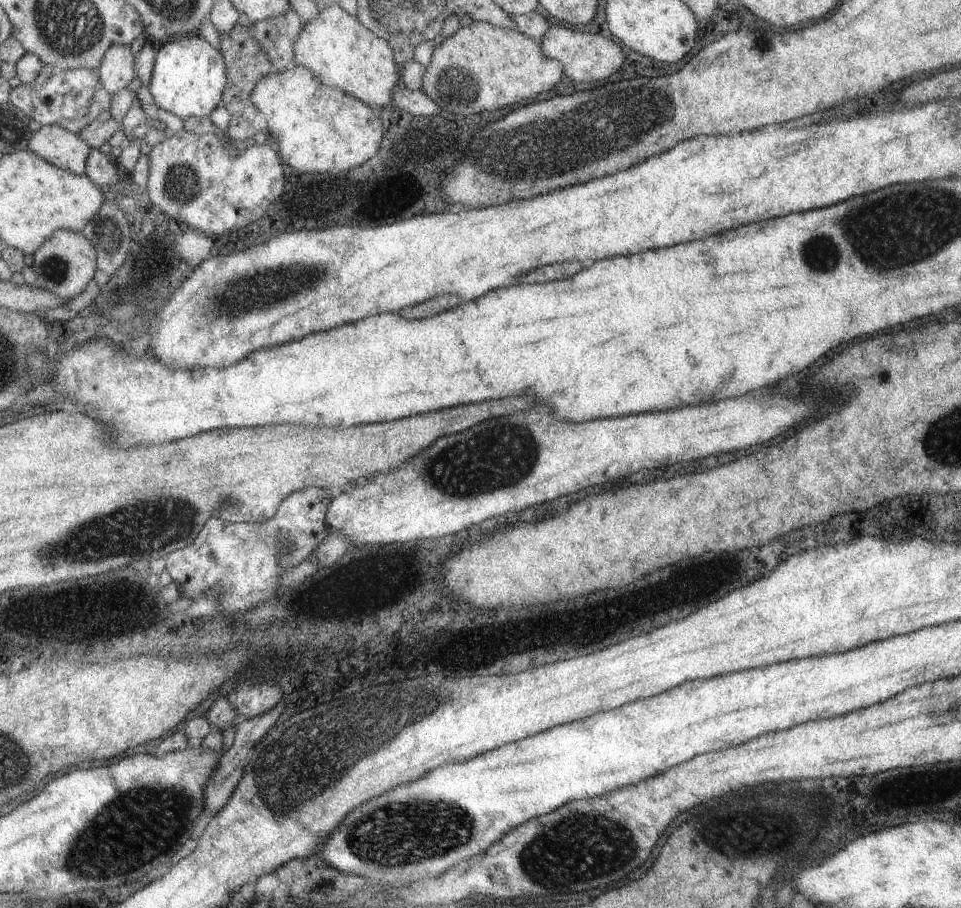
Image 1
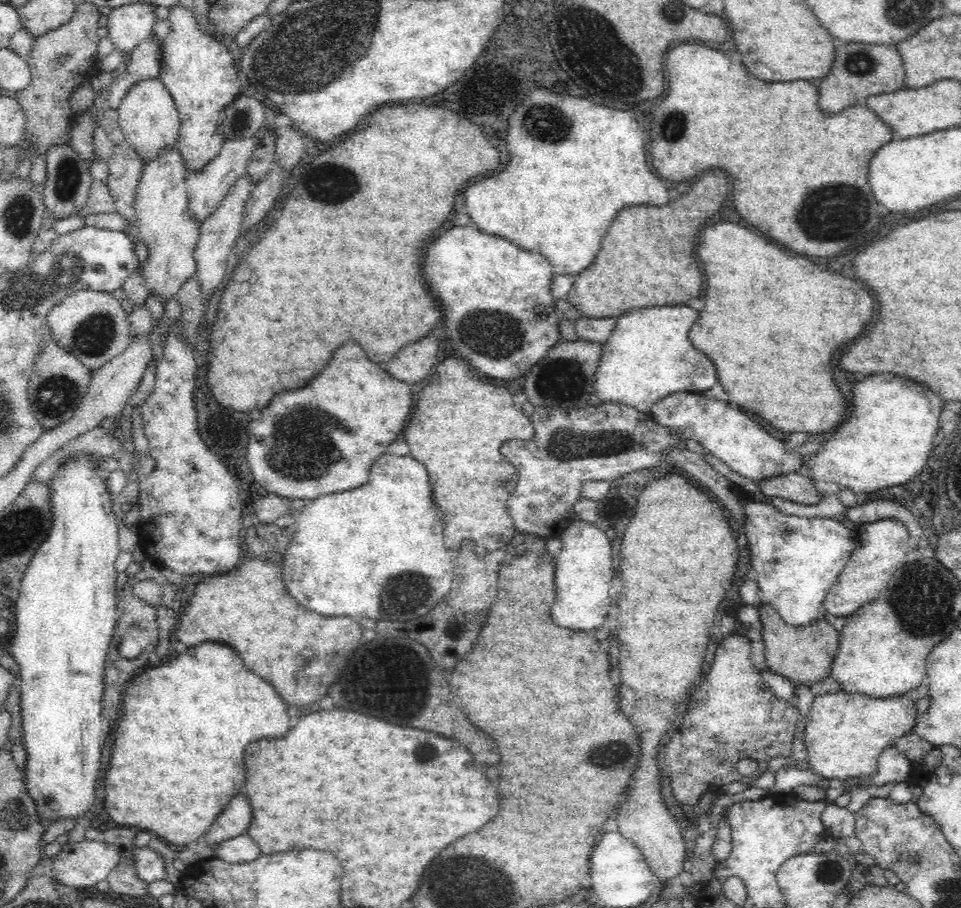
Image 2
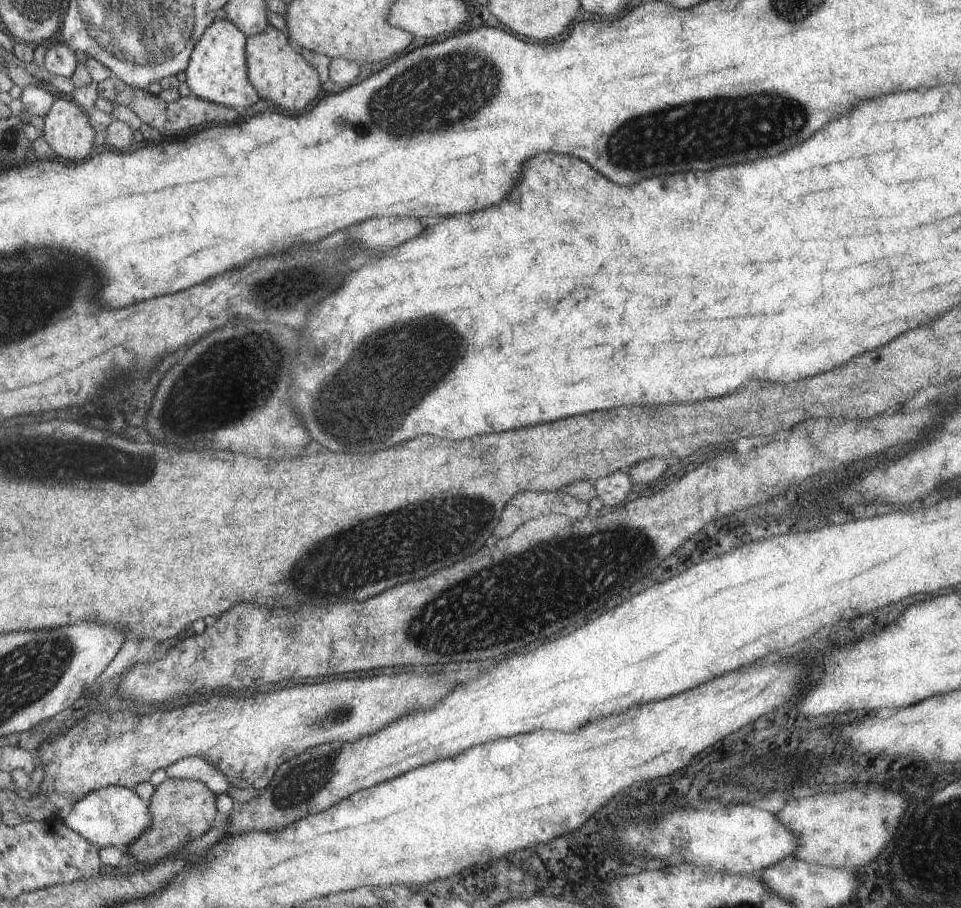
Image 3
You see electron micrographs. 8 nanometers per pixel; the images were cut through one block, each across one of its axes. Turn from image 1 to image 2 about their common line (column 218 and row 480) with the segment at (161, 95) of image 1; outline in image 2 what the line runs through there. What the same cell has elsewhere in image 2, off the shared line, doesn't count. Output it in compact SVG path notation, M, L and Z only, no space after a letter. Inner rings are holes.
M79 453L77 457L78 460L66 461L58 467L54 477L49 480L49 487L51 488L51 527L46 538L42 541L42 545L36 550L24 571L19 588L19 597L12 608L16 624L14 624L14 637L11 640L10 652L15 662L19 664L21 672L19 678L21 701L19 704L21 706L22 740L28 756L26 771L24 771L26 776L25 784L28 795L32 797L32 801L35 803L40 822L46 826L51 822L61 819L75 819L88 826L88 823L96 818L96 814L93 814L91 809L94 807L96 800L94 785L99 780L98 773L102 758L102 751L100 749L102 748L104 733L106 732L104 728L105 718L102 714L103 676L110 641L112 640L119 614L115 560L121 550L118 540L116 516L112 512L112 499L110 499L108 487L106 487L106 475L101 474L98 468L86 458L86 453Z

